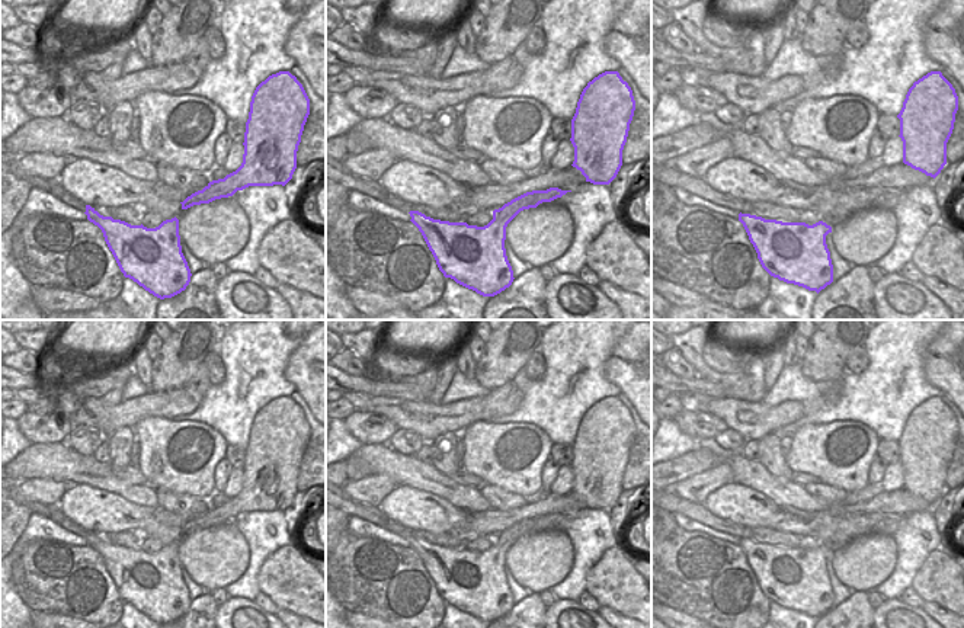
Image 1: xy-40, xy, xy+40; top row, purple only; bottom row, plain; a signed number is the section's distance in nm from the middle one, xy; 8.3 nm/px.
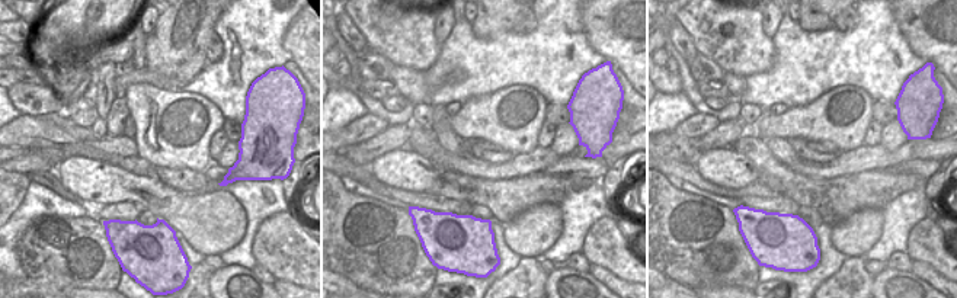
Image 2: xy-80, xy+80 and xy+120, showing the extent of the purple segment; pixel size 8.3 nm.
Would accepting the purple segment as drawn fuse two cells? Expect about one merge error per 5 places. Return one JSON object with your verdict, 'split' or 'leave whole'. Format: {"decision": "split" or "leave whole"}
{"decision": "leave whole"}

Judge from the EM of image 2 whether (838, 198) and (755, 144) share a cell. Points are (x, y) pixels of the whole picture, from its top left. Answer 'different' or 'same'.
same

